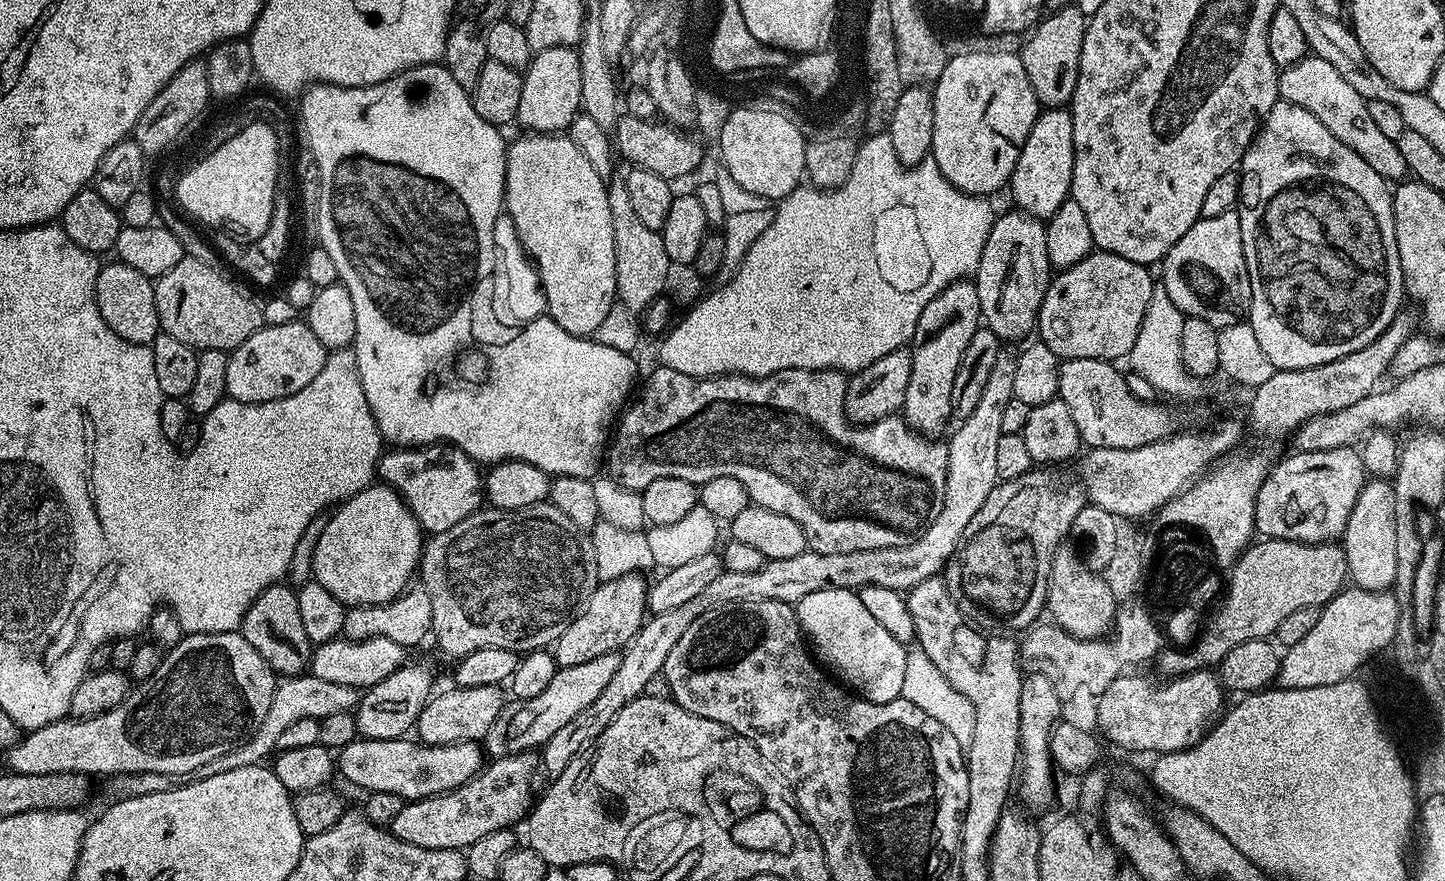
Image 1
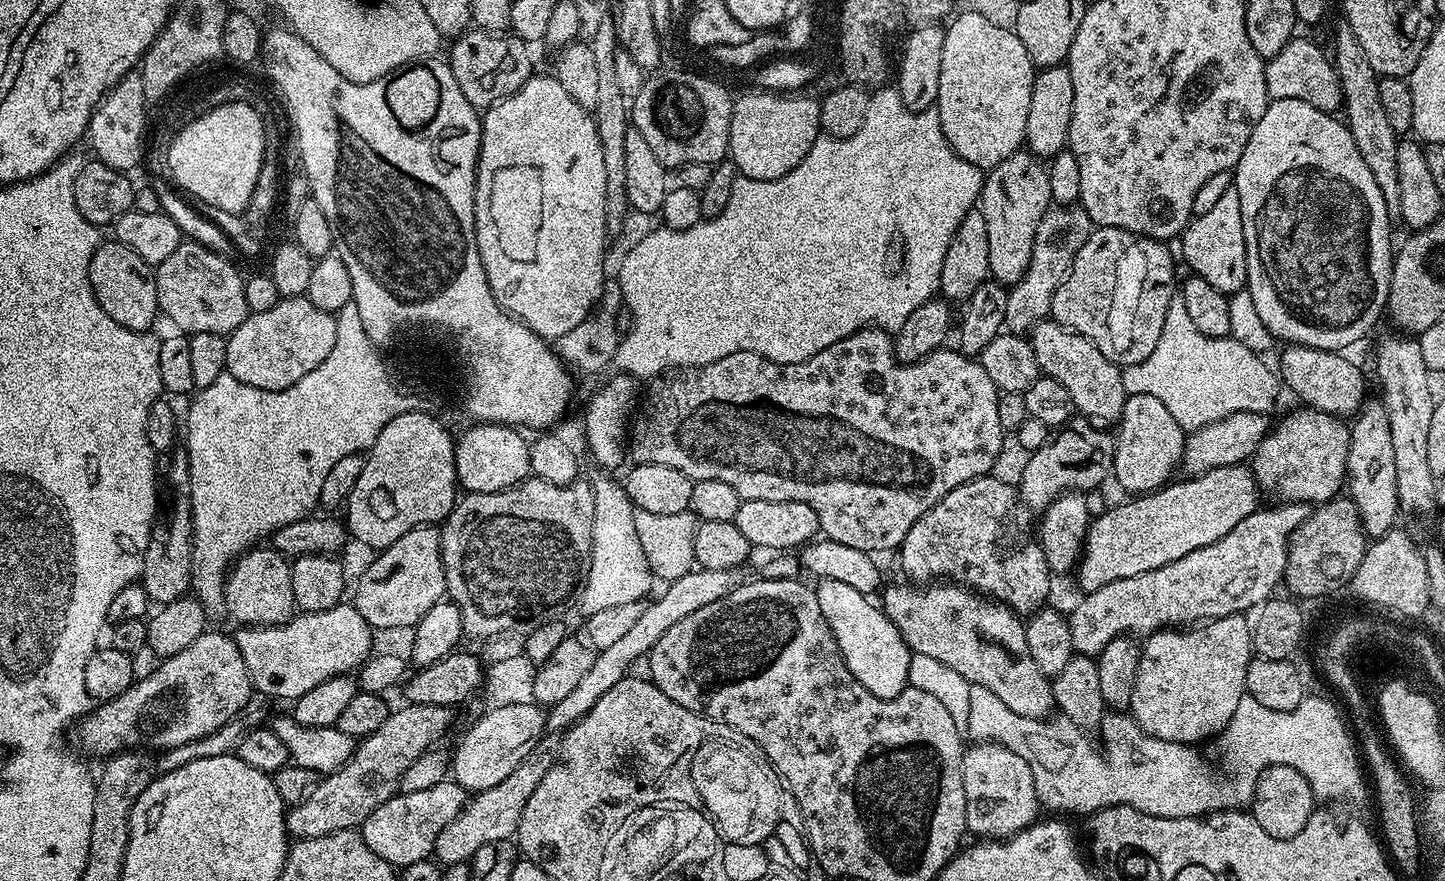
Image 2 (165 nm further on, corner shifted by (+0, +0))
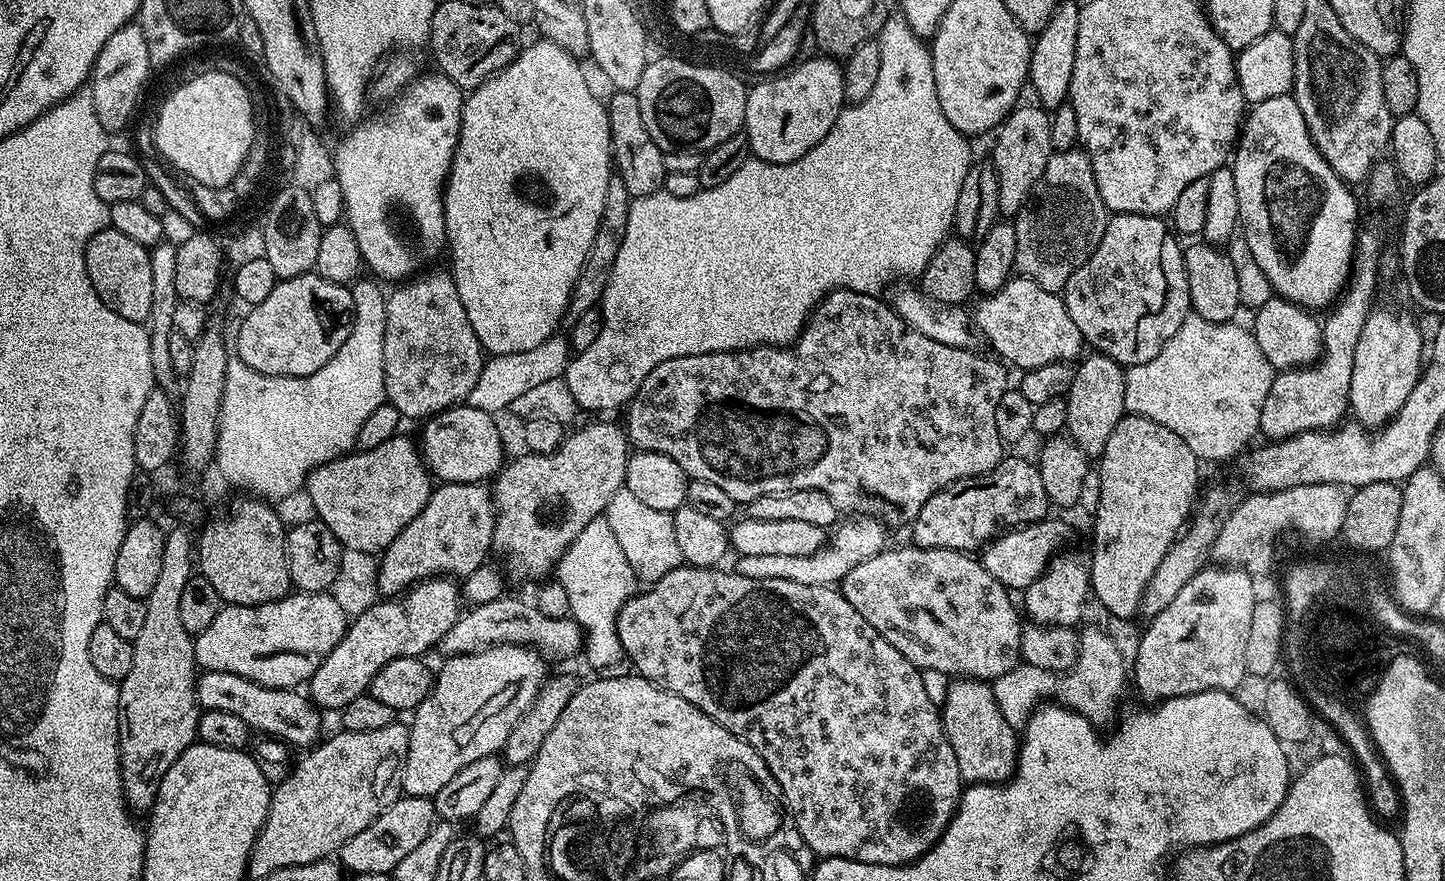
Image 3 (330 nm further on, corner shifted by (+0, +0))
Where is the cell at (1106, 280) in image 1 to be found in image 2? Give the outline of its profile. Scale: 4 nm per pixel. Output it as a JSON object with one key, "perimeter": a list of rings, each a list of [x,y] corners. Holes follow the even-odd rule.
{"perimeter":[[[1093,227],[1090,238],[1086,238],[1086,246],[1082,246],[1082,250],[1078,250],[1072,267],[1068,270],[1068,275],[1064,277],[1054,294],[1054,302],[1050,313],[1051,319],[1058,321],[1064,328],[1069,328],[1071,332],[1077,332],[1080,336],[1085,336],[1090,343],[1098,346],[1098,350],[1102,350],[1102,354],[1106,354],[1106,358],[1111,364],[1127,366],[1142,363],[1146,358],[1150,358],[1150,353],[1154,350],[1154,346],[1158,346],[1158,334],[1162,334],[1162,322],[1166,322],[1166,310],[1170,310],[1172,297],[1177,295],[1178,292],[1176,268],[1172,265],[1172,256],[1168,253],[1168,247],[1167,243],[1151,240],[1149,236],[1139,236],[1133,232],[1118,230],[1117,228]]]}

